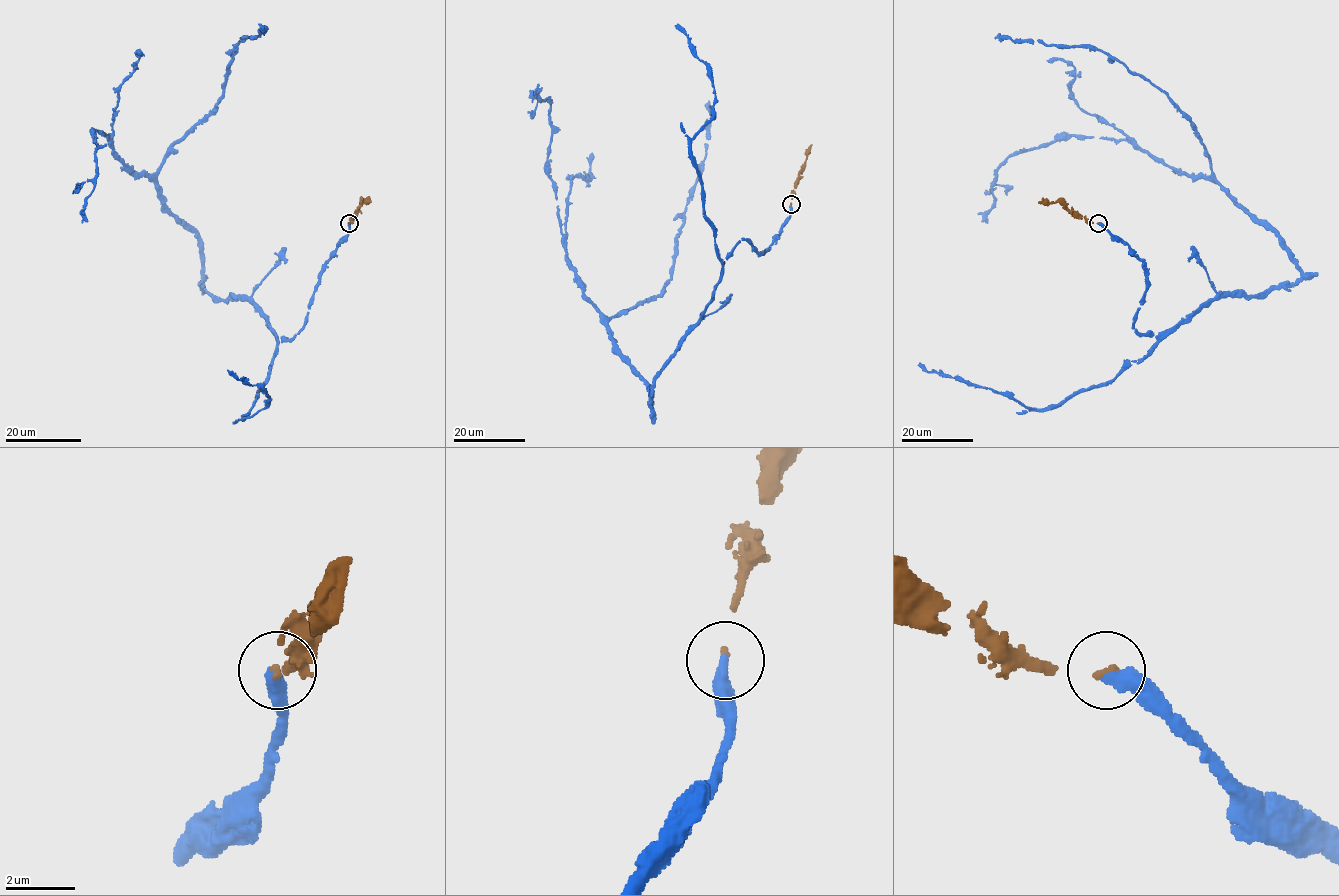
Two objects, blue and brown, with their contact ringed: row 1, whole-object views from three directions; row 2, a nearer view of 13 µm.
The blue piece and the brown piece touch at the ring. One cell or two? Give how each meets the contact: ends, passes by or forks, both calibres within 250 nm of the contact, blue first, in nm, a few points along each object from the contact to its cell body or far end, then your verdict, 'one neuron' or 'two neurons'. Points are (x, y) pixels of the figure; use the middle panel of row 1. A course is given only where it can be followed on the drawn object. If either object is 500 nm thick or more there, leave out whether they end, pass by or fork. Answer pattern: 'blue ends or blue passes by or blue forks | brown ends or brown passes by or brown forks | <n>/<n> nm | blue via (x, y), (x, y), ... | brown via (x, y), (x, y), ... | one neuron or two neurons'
blue ends | brown ends | 420/140 nm | blue via (790, 204), (767, 249), (742, 240), (726, 259), (650, 407), (608, 321), (669, 279), (708, 100) | brown via (790, 204), (795, 181), (811, 144) | one neuron

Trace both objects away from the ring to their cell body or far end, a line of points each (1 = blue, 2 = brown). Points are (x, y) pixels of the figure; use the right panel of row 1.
1: (1098, 222), (1143, 262), (1134, 328), (1153, 336), (1301, 276), (1162, 91), (1097, 49), (994, 38)
2: (1098, 222), (1075, 217), (1058, 202), (1038, 201)

